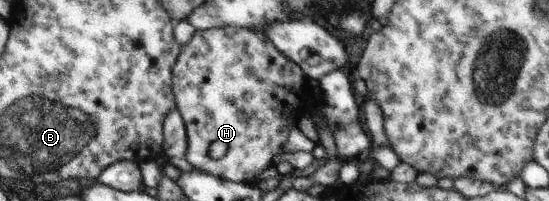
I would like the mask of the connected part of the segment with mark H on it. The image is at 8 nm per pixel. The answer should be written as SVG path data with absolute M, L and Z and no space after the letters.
M225 26L224 28L197 29L192 36L192 40L182 45L178 58L172 67L172 90L175 96L175 104L178 112L184 119L186 134L188 138L188 148L186 148L186 160L192 164L193 168L206 174L211 174L224 180L257 185L258 176L268 168L273 166L274 156L282 153L282 146L290 134L288 118L296 118L300 114L307 114L312 106L319 106L320 100L314 98L312 86L308 82L308 76L293 60L282 54L274 43L263 32L248 30L248 28L238 28L237 26Z

